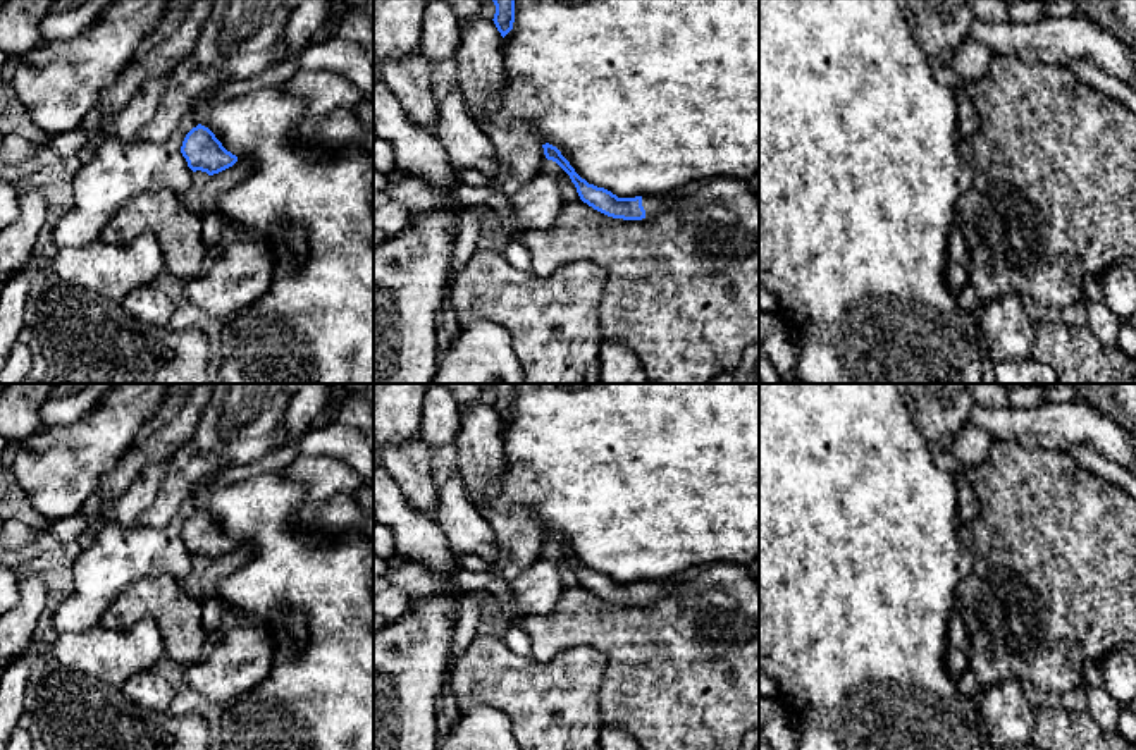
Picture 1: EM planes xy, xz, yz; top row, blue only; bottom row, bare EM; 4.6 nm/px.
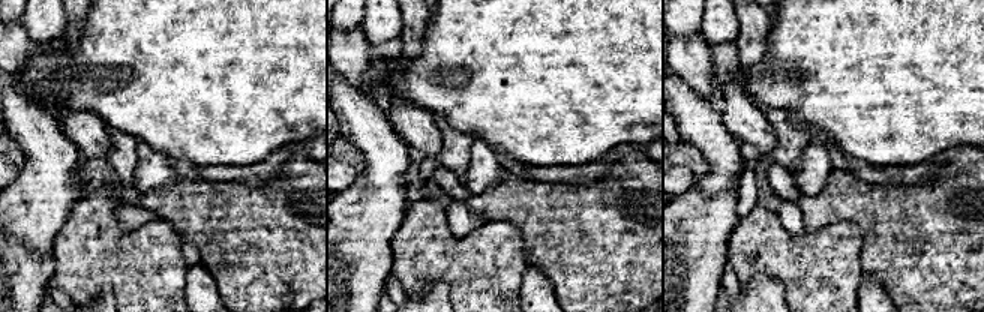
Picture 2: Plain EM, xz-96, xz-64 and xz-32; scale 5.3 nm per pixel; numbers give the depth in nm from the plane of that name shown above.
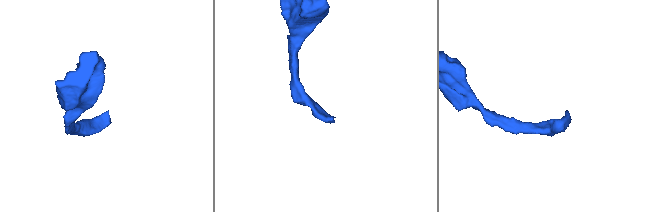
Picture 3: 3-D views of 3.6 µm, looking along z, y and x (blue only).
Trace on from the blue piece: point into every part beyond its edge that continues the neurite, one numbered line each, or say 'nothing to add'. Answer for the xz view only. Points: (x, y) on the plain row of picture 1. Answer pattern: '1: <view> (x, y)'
1: xz (653, 590)

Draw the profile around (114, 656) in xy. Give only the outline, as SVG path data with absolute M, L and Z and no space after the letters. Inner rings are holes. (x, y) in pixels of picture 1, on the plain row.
M143 618L127 630L96 624L86 631L62 633L50 647L59 669L100 678L120 688L136 673L151 671L165 654L153 618Z

